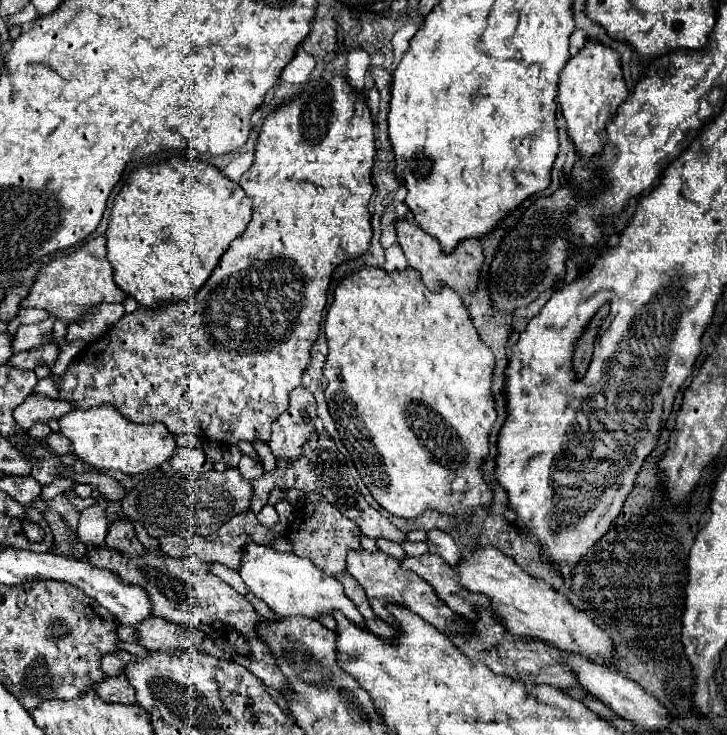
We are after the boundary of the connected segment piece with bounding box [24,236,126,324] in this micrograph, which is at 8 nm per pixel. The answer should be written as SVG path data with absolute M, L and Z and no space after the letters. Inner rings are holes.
M94 236L78 250L56 256L54 260L44 264L36 276L34 286L30 288L30 294L24 298L24 306L44 308L52 316L62 318L66 324L72 324L80 320L80 316L86 314L90 306L102 302L122 302L124 298L126 294L116 288L116 282L112 280L112 266L106 260L106 238Z

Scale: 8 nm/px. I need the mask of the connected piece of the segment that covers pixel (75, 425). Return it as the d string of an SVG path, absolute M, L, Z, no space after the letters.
M102 404L102 408L90 410L72 410L60 418L60 432L72 442L74 454L86 464L98 470L118 470L122 474L138 474L150 468L158 468L166 462L174 448L174 434L164 428L164 424L136 424L132 420L124 420L112 404Z

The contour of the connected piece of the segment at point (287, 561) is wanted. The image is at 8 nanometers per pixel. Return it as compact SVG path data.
M246 544L242 550L242 560L238 566L238 574L242 576L244 584L250 588L254 596L264 600L278 618L284 616L306 616L318 618L320 614L332 614L340 610L348 620L362 626L364 620L356 606L346 598L338 580L312 564L308 558L300 558L294 552L280 552L272 546L262 544Z

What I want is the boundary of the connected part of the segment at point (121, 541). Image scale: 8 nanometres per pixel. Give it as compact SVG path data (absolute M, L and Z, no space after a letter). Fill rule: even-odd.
M118 514L118 518L108 526L106 546L116 548L116 550L124 550L128 556L144 554L144 546L138 542L132 522L122 514Z

